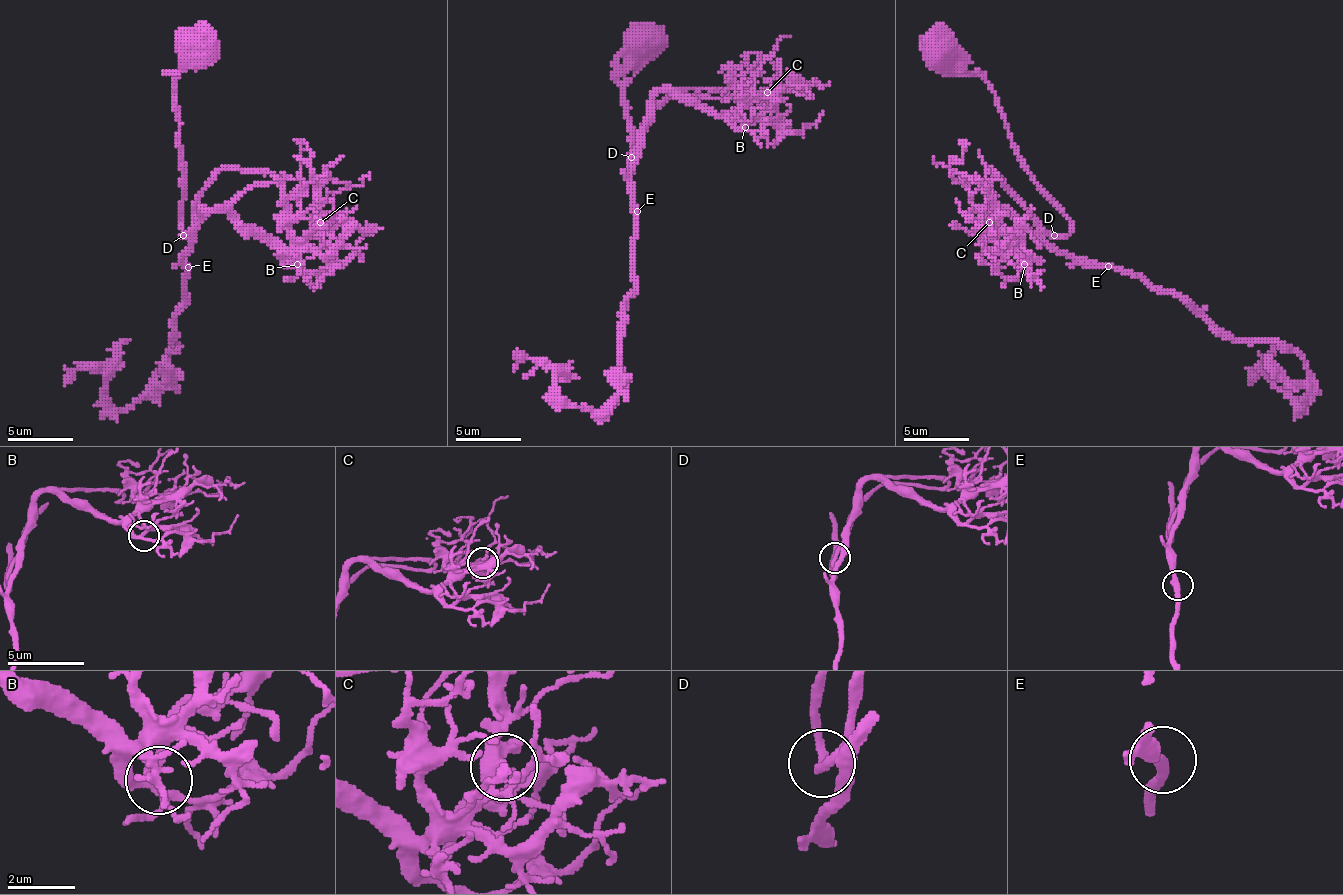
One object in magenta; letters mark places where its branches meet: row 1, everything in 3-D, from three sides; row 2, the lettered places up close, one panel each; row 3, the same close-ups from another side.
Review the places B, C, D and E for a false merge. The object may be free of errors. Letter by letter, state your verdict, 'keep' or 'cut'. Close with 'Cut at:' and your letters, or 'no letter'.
B: keep
C: keep
D: keep
E: keep
Cut at: no letter

